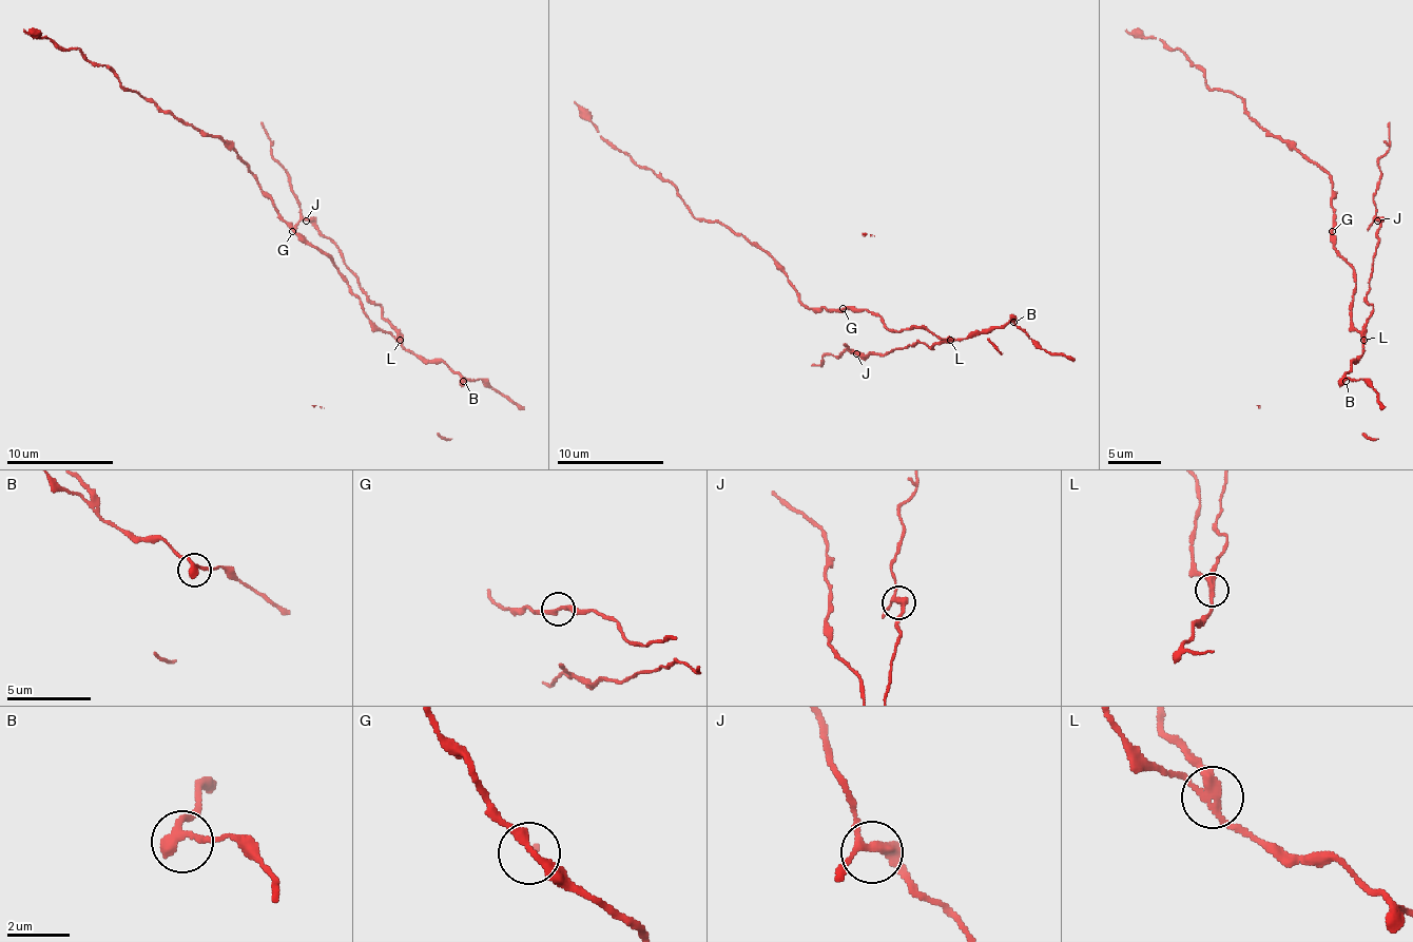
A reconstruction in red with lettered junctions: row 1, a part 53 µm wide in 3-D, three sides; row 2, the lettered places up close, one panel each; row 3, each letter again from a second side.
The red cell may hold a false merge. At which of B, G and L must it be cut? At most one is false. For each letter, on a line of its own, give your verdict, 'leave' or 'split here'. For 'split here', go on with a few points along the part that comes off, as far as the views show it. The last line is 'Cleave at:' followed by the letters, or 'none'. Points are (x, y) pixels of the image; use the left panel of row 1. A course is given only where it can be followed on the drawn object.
B: leave
G: leave
L: split here; foreign part runs (399, 341), (399, 332), (335, 245), (301, 212), (287, 172), (271, 156), (271, 137), (260, 121)
Cleave at: L

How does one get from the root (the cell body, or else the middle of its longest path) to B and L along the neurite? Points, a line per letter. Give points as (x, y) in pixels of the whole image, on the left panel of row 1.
B: (292, 228), (341, 271), (362, 311), (378, 327), (404, 348), (444, 362), (463, 381)
L: (292, 228), (341, 271), (343, 282), (359, 301), (362, 311), (378, 327), (399, 341)

